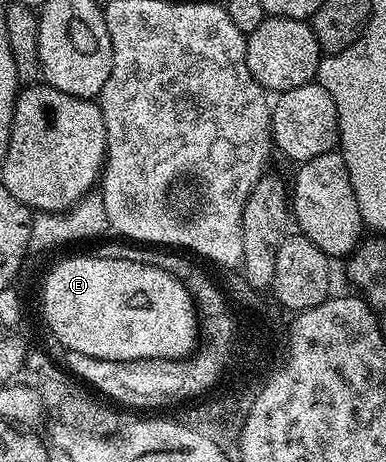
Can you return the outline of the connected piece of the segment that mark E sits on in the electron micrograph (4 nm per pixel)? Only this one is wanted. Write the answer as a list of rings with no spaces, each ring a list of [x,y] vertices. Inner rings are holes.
[[[67,257],[59,261],[51,269],[51,274],[43,281],[43,321],[51,328],[51,333],[64,345],[67,353],[89,355],[93,359],[113,359],[114,361],[132,361],[133,359],[187,359],[196,352],[195,344],[201,341],[199,314],[195,311],[195,300],[180,281],[173,279],[169,271],[161,271],[161,267],[153,267],[149,263],[137,263],[133,259],[113,259],[112,257]]]

